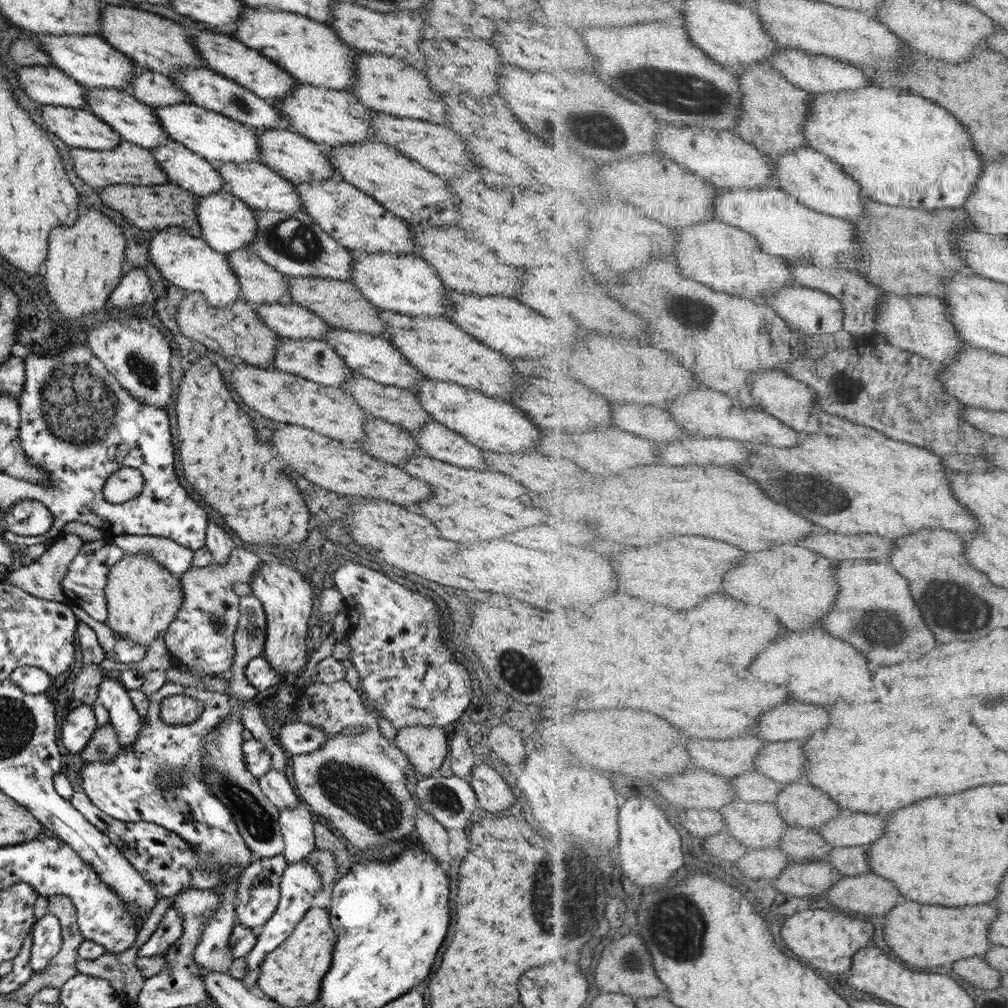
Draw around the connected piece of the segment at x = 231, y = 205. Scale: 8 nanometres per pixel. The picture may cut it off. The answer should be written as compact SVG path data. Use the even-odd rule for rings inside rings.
M220 190L209 196L196 196L196 217L201 231L199 237L208 248L224 255L234 250L245 249L255 239L256 216L251 207L241 202L237 197L225 190Z

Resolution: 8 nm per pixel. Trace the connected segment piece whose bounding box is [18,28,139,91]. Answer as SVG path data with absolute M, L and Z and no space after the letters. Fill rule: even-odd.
M18 29L21 31L21 37L38 40L38 43L44 48L46 55L51 59L51 64L49 65L62 70L70 79L76 80L84 87L115 88L119 91L125 91L130 86L128 82L134 78L134 71L139 70L133 61L130 61L125 55L122 55L121 52L115 50L115 48L97 35L35 35L28 30Z

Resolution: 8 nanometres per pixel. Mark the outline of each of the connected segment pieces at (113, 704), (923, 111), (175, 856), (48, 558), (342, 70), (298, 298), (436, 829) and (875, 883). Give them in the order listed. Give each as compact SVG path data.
M103 678L97 687L96 700L108 710L120 750L130 747L139 734L141 720L123 685L117 678Z
M899 87L860 88L841 92L817 93L805 121L807 148L829 155L845 174L853 176L873 204L904 205L935 210L959 209L967 204L981 179L985 160L973 144L968 128L956 116L931 99Z
M74 792L68 801L83 815L85 820L109 838L146 883L155 884L157 892L165 896L168 903L173 895L178 895L185 889L211 889L220 884L216 872L204 871L198 854L190 847L190 844L171 831L166 831L165 828L153 823L114 819L91 804L83 792Z
M63 533L63 535L43 552L36 561L26 562L22 567L19 567L16 570L3 570L2 580L9 585L21 589L22 592L28 593L39 599L64 603L66 601L63 594L61 594L59 583L61 583L61 579L65 576L68 564L77 554L77 551L81 548L82 544L82 539L79 536Z
M264 6L244 7L233 38L246 47L258 50L300 84L345 91L354 80L357 51L346 45L331 27L297 13L273 11Z
M309 276L289 278L286 296L287 302L307 308L333 327L367 334L383 332L383 324L378 314L379 309L363 298L361 291L358 291L351 281L341 282L341 280L325 280L325 278L309 278Z
M416 807L414 830L419 836L423 850L439 864L450 861L447 830L442 827L423 807Z
M871 872L844 876L823 897L837 909L866 915L888 914L905 900L891 880Z

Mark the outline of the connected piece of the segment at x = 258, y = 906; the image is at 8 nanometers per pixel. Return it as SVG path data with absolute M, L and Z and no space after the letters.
M282 852L269 858L254 858L240 872L239 878L234 886L234 911L235 923L257 931L260 926L273 914L278 903L278 886L283 871L286 870L285 857Z

